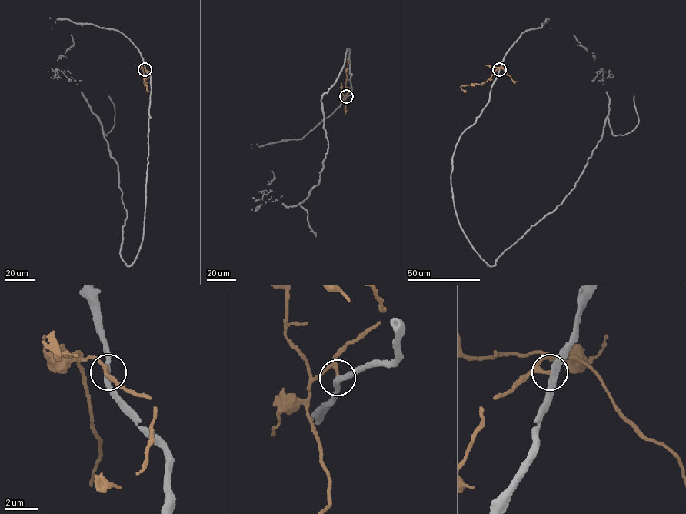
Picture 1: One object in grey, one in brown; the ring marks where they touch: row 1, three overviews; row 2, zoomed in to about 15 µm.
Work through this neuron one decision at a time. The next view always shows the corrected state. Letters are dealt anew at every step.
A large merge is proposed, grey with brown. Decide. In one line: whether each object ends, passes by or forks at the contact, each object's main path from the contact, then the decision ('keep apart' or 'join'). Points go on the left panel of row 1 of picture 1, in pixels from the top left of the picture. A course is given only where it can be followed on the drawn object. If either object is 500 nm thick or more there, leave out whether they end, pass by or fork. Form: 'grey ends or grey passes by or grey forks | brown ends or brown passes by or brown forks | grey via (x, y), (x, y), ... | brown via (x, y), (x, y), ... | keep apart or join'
grey passes by | brown passes by | grey via (144, 69), (143, 236), (127, 265), (118, 165), (75, 80), (57, 69), (71, 35) | brown via (144, 69), (149, 71), (148, 77), (144, 79), (148, 91) | keep apart

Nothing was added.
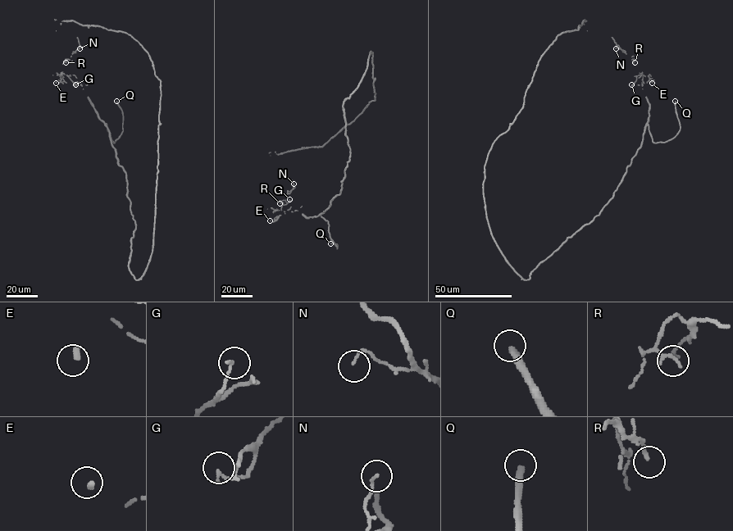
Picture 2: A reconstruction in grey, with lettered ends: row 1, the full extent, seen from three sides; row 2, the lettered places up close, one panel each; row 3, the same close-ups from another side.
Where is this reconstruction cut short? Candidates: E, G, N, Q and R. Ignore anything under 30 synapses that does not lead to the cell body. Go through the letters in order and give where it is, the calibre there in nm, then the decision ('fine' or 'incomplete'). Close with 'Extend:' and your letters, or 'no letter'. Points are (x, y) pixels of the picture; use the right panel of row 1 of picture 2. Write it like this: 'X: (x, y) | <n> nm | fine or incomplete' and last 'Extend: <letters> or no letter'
E: (652, 83) | 220 nm | incomplete
G: (631, 84) | 150 nm | fine
N: (616, 48) | 100 nm | fine
Q: (675, 101) | 360 nm | incomplete
R: (635, 62) | 150 nm | fine
Extend: E, Q

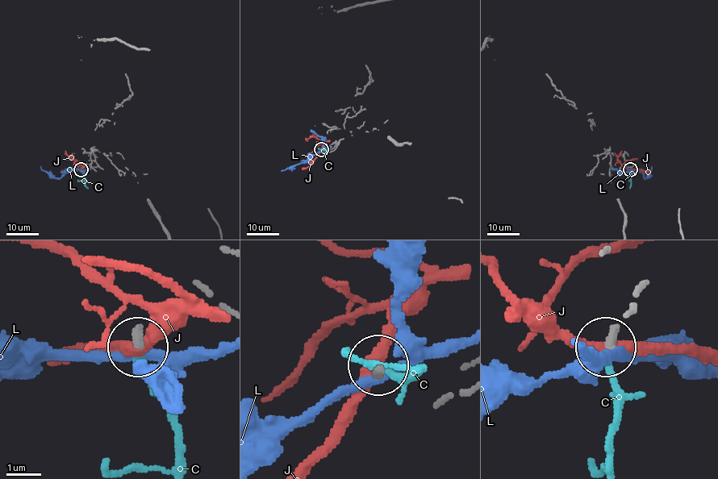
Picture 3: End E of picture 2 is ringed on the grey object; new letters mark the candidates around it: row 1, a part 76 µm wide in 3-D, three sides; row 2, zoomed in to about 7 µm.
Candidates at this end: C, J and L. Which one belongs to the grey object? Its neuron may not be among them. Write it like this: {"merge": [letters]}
{"merge": ["C"]}

